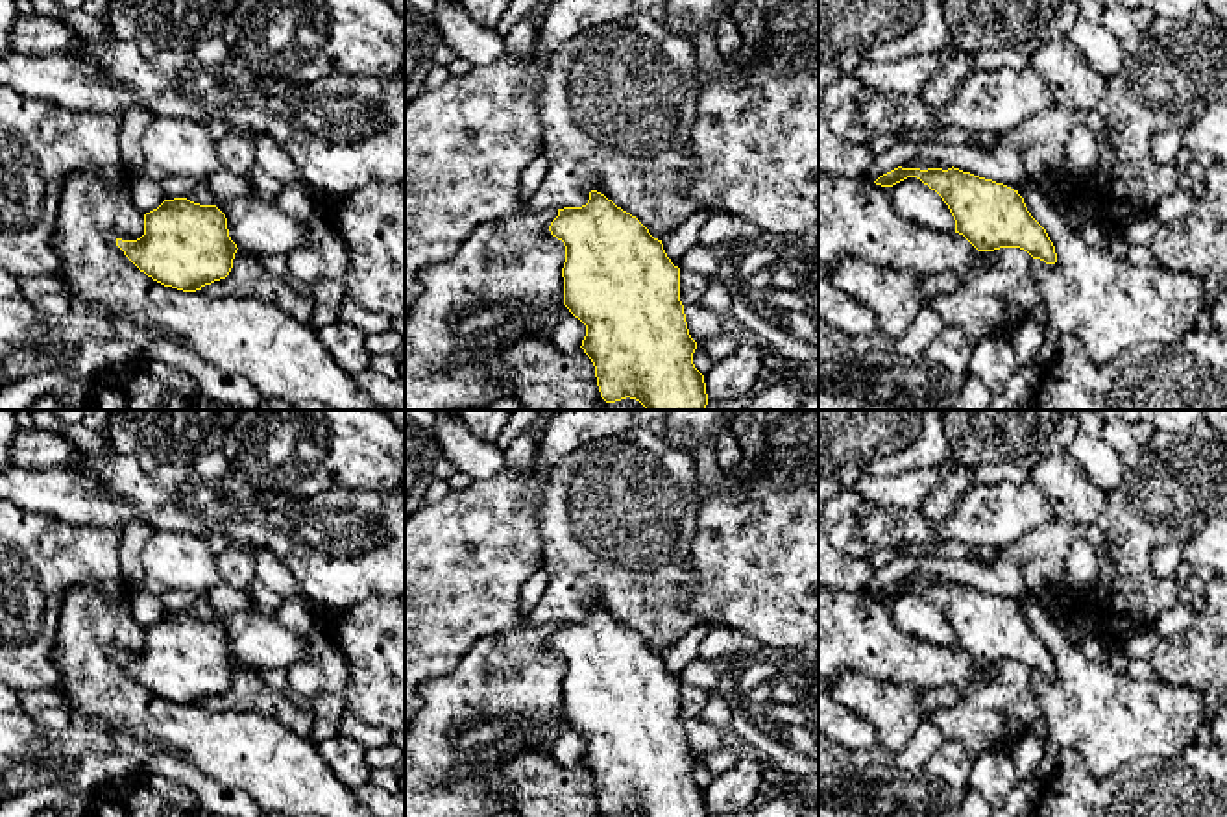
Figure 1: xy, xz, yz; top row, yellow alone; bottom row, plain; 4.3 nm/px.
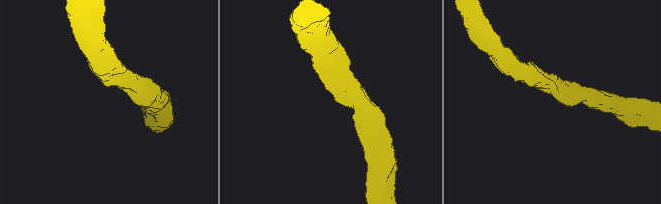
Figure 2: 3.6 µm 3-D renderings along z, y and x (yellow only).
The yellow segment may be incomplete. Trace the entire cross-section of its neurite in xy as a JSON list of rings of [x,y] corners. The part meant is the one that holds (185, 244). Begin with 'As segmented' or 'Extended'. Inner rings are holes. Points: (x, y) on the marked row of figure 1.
As segmented. [[[187,198],[164,200],[144,214],[140,238],[116,238],[116,246],[148,277],[183,292],[225,279],[238,250],[225,214]]]

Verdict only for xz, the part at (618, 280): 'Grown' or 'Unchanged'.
Unchanged

